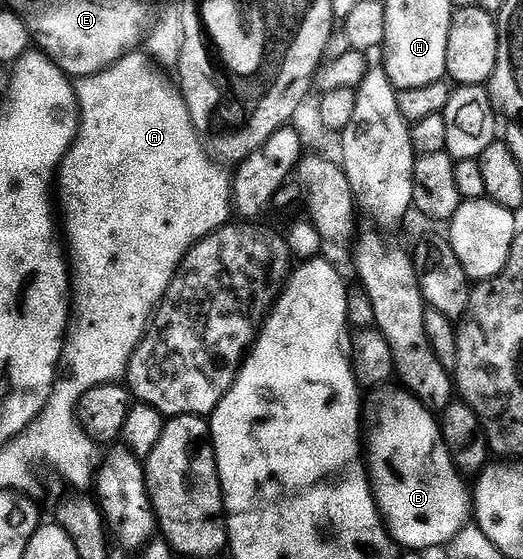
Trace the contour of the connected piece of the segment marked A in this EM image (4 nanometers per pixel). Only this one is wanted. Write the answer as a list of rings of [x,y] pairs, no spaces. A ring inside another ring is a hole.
[[[140,54],[124,55],[114,66],[107,67],[105,71],[99,71],[96,75],[77,78],[74,83],[76,101],[80,105],[80,130],[76,132],[76,140],[58,168],[58,183],[64,186],[64,193],[68,197],[68,231],[72,234],[72,247],[76,253],[76,265],[80,269],[80,287],[84,290],[84,296],[80,299],[80,320],[77,323],[75,320],[74,326],[67,332],[64,345],[68,351],[68,371],[72,371],[72,379],[68,379],[68,383],[58,383],[60,391],[55,391],[56,399],[72,399],[76,391],[92,390],[100,384],[119,384],[127,376],[133,353],[145,342],[144,330],[148,327],[148,318],[151,317],[152,310],[159,305],[160,298],[164,294],[165,296],[169,294],[186,253],[200,240],[225,226],[229,222],[228,214],[231,216],[234,211],[233,180],[229,174],[227,177],[223,172],[225,170],[214,162],[206,150],[201,133],[191,121],[181,92],[166,85],[163,77],[156,73],[157,68],[149,56]]]

